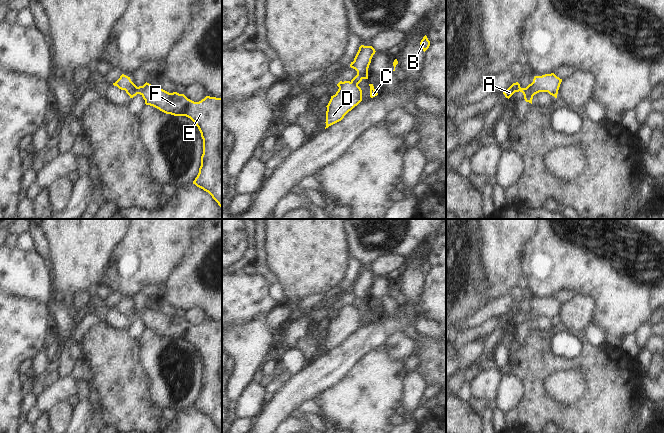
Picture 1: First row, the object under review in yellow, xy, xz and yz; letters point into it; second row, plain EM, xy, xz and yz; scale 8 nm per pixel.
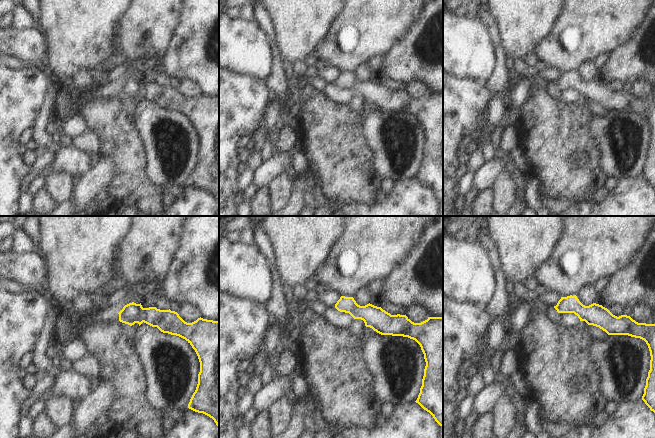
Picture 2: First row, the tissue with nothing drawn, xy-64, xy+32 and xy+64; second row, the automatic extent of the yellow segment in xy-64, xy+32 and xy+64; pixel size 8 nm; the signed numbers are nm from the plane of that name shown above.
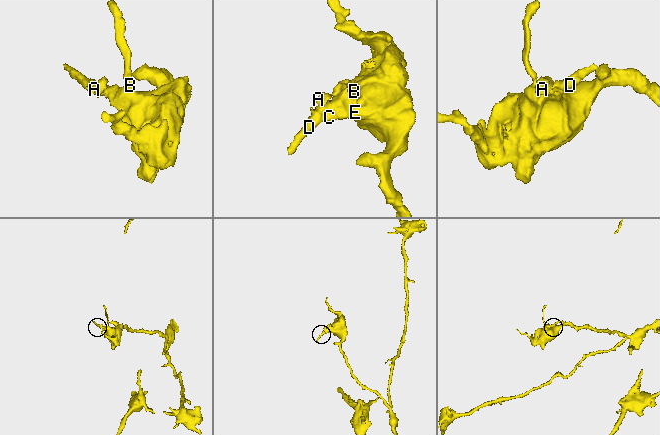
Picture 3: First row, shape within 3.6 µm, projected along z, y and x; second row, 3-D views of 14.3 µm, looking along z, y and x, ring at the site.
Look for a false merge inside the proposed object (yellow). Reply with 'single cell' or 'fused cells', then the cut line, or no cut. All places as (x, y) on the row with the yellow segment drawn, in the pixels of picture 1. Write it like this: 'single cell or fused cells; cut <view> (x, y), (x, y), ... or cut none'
fused cells; cut xy (131, 81), (125, 90)

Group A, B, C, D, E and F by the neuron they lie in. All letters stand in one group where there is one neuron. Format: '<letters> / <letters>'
A / B C D E F

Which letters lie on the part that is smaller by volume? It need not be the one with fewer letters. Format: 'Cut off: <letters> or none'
Cut off: A

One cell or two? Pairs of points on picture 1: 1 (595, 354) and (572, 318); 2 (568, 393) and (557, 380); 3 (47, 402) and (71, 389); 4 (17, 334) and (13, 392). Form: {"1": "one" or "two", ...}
{"1": "two", "2": "one", "3": "one", "4": "one"}

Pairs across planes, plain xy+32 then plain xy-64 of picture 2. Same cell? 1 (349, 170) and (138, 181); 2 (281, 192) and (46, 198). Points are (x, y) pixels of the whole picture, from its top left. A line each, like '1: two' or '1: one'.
1: one
2: two

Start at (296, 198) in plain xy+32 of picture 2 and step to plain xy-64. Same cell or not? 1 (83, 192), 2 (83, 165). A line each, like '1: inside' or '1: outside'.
1: inside
2: outside

